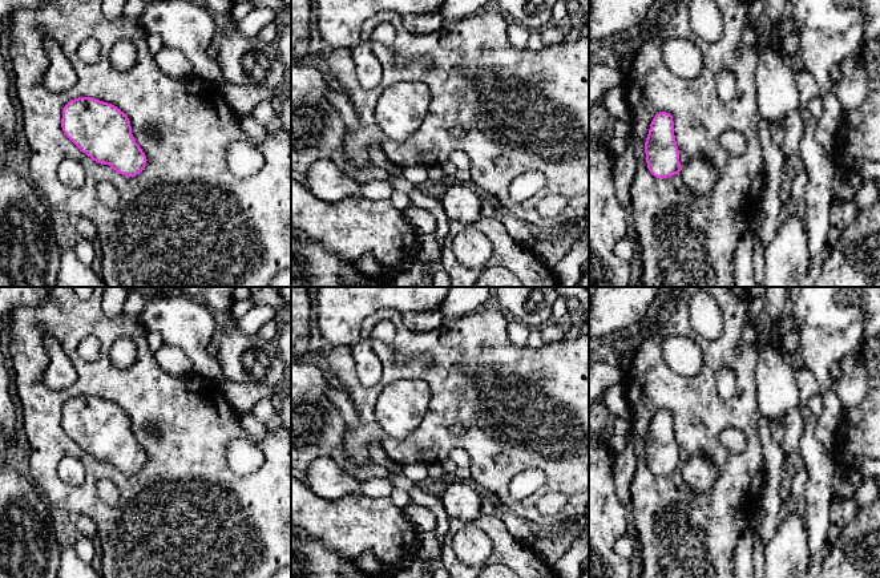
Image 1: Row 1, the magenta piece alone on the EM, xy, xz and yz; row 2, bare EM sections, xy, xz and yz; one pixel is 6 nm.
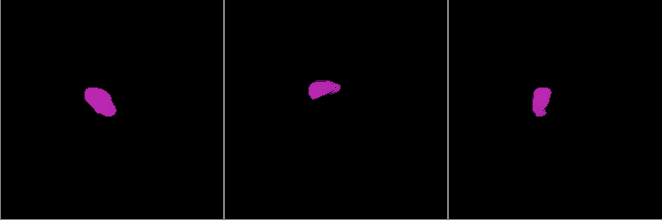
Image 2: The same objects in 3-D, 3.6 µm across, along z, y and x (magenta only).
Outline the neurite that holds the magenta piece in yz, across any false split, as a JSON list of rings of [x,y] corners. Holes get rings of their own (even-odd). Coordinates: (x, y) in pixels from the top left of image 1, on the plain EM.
[[[659,409],[653,416],[645,440],[645,450],[647,466],[655,476],[667,476],[679,470],[683,481],[695,493],[710,492],[719,477],[719,469],[709,449],[693,456],[685,464],[681,462],[670,411]]]

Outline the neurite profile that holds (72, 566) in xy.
[[[74,546],[62,547],[57,578],[102,578],[101,573],[82,562]]]

